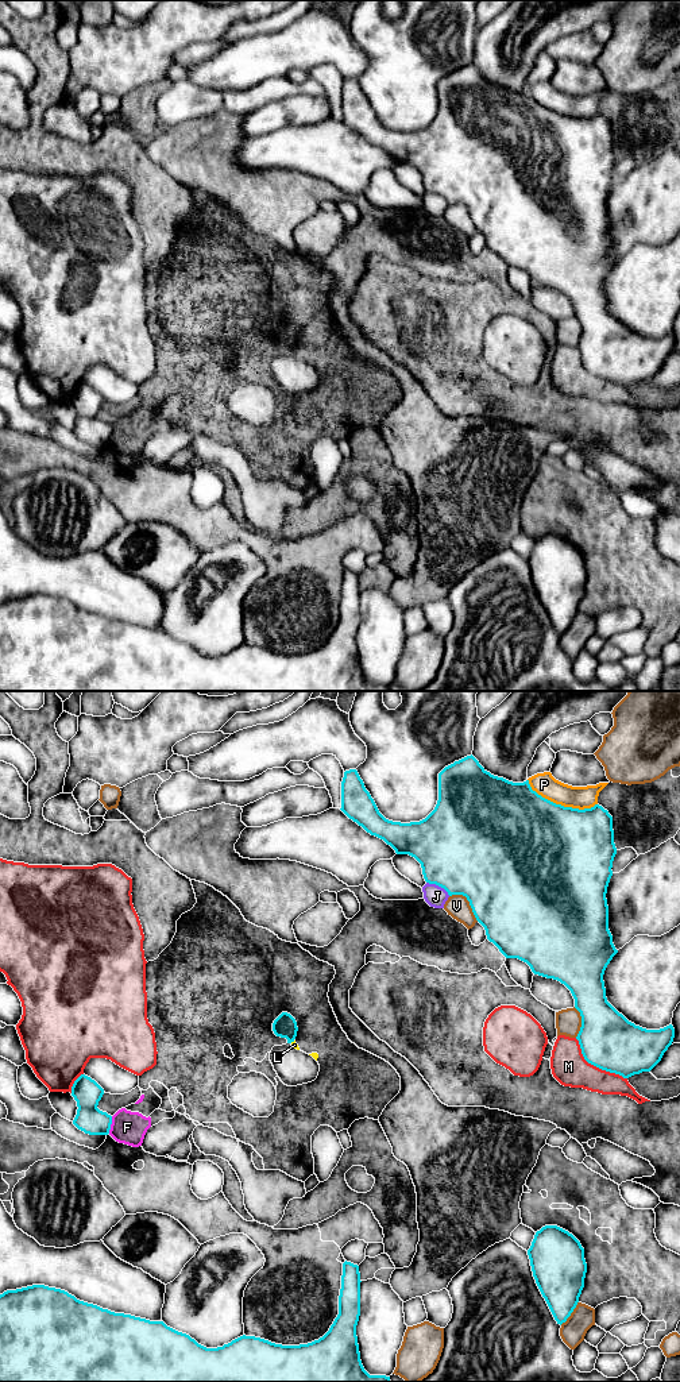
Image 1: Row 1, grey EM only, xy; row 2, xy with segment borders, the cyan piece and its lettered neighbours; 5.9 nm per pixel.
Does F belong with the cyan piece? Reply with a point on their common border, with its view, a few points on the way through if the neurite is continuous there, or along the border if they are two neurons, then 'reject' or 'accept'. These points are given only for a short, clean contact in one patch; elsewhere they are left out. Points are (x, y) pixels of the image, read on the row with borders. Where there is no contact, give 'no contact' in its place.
xy (111, 1123) | reject

